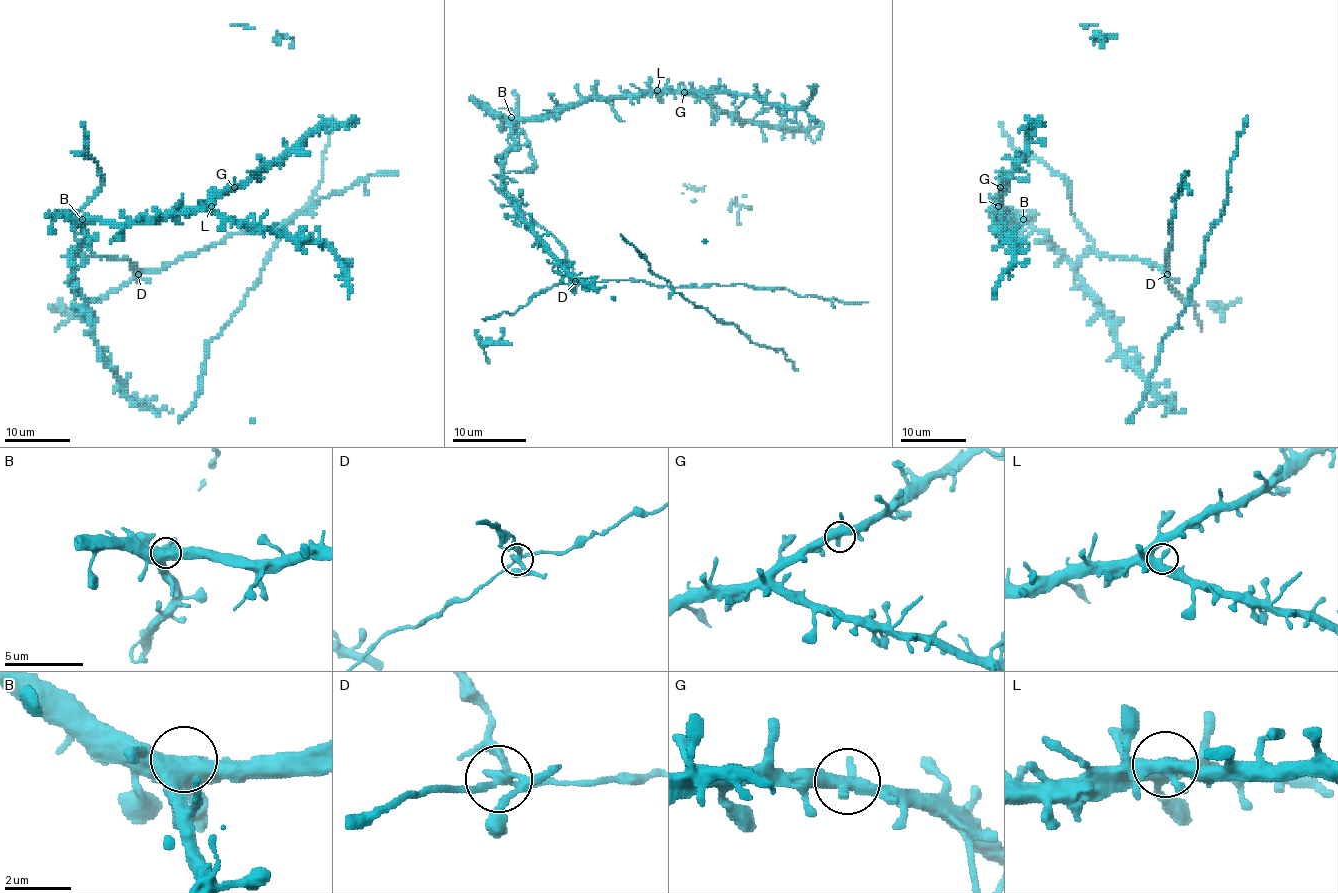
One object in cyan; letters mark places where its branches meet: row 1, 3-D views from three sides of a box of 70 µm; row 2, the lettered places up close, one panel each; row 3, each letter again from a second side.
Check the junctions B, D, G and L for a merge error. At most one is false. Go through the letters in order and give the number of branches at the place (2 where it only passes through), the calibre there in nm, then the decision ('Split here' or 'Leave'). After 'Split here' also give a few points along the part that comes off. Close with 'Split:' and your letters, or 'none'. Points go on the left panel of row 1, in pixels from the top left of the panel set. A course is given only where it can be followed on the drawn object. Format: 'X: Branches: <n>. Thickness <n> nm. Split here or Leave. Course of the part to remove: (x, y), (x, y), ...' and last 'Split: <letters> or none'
B: Branches: 4. Thickness 500 nm. Leave
D: Branches: 4. Thickness 240 nm. Split here. Course of the part to remove: (137, 273), (131, 260), (85, 255), (79, 247), (72, 216), (103, 179), (92, 158), (87, 158), (84, 122)
G: Branches: 3. Thickness 400 nm. Leave
L: Branches: 4. Thickness 400 nm. Leave
Split: D

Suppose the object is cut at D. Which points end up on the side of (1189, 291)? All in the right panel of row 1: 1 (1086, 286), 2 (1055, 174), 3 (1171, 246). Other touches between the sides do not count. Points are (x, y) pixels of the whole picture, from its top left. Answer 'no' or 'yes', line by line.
1: yes
2: no
3: yes

